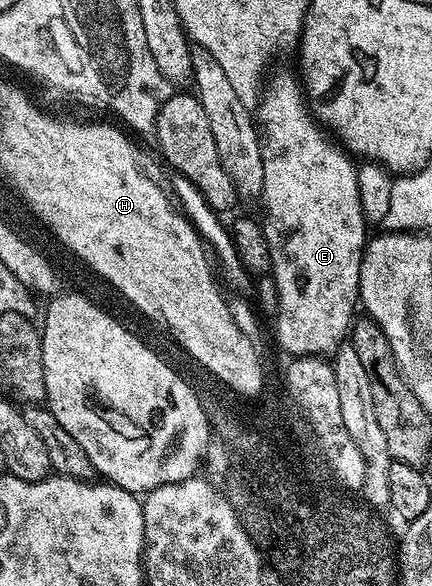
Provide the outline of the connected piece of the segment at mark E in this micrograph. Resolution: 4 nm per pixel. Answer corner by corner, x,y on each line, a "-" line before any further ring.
277,72
264,81
257,98
255,123
263,154
263,190
259,200
265,203
263,223
267,246
271,246
271,275
279,290
277,340
293,358
329,354
346,339
355,320
353,311
359,308
359,270
367,243
367,221
359,206
358,165
315,119
302,81
289,72

